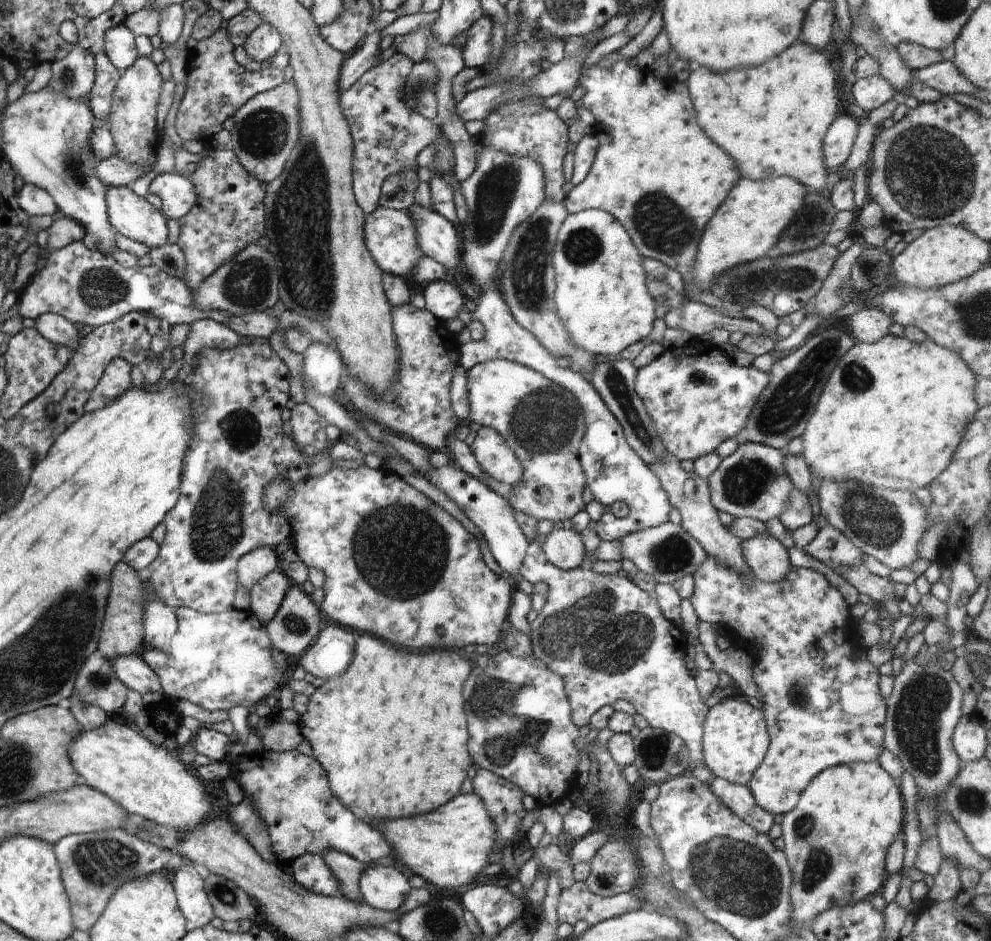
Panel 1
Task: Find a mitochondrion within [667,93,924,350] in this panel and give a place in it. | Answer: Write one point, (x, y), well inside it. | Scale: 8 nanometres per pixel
(789, 275)

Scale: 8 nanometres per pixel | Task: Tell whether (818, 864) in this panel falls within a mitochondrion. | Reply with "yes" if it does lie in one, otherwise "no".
yes

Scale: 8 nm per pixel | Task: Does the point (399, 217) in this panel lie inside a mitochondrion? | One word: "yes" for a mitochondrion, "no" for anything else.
no

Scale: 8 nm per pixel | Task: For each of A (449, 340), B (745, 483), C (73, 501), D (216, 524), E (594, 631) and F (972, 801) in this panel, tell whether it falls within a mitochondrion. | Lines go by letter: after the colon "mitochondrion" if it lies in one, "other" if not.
A: other
B: mitochondrion
C: other
D: mitochondrion
E: mitochondrion
F: mitochondrion

